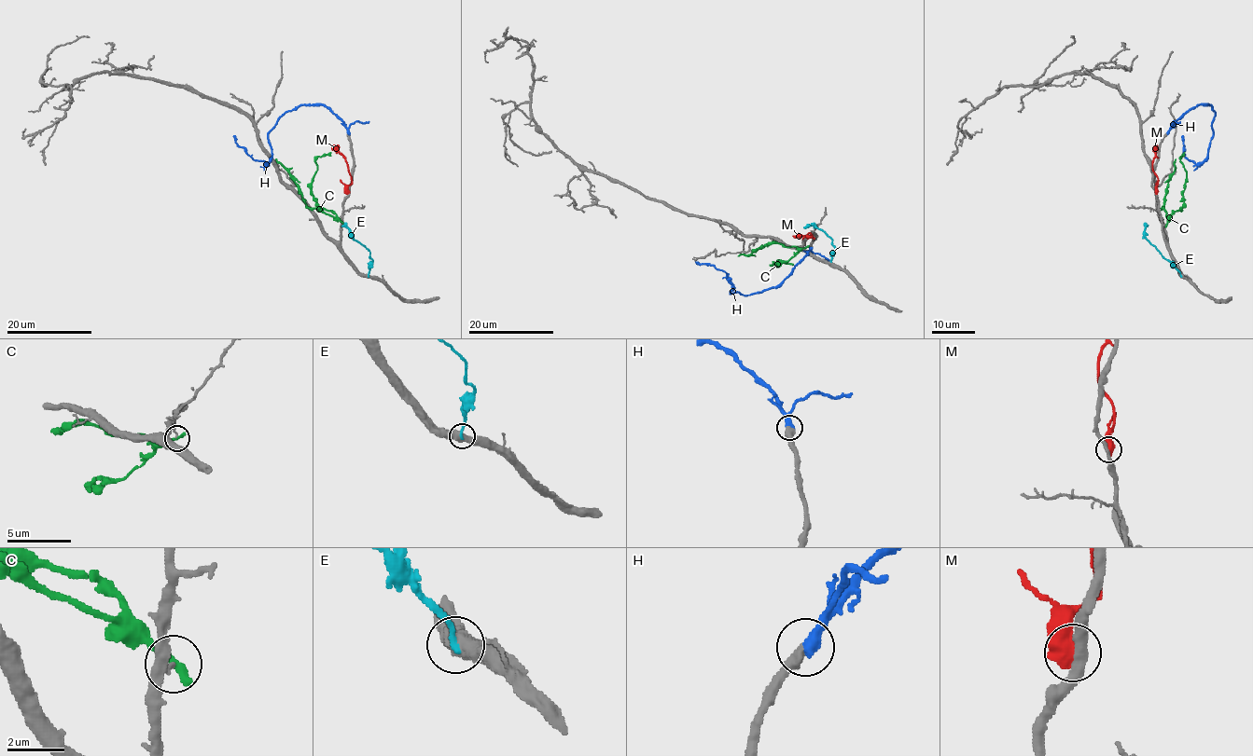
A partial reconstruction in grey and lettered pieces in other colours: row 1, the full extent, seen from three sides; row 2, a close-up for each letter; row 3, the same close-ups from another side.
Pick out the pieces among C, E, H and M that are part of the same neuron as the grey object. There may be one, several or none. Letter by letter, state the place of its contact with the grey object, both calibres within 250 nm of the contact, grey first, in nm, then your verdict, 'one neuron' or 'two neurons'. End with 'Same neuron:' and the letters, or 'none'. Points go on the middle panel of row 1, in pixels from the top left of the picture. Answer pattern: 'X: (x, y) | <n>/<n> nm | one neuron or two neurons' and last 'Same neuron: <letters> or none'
C: (806, 247) | 110/340 nm | two neurons
E: (830, 261) | 600/200 nm | two neurons
H: (811, 247) | 420/480 nm | one neuron
M: (810, 236) | 340/700 nm | two neurons
Same neuron: H

